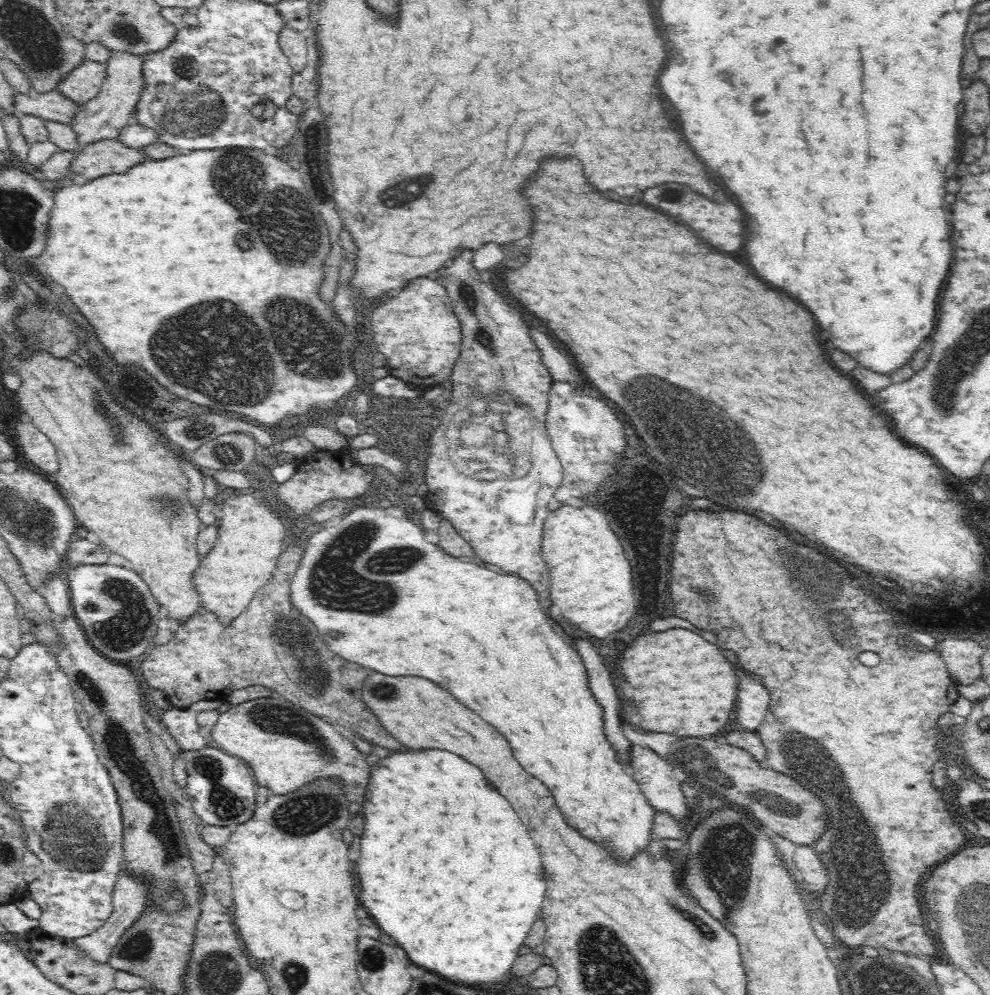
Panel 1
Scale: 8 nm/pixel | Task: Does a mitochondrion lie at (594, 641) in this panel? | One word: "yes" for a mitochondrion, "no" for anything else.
no

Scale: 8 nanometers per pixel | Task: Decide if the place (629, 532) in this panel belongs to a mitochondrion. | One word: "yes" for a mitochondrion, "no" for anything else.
no

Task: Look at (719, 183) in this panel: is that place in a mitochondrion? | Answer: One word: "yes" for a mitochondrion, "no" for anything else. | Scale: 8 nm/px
no

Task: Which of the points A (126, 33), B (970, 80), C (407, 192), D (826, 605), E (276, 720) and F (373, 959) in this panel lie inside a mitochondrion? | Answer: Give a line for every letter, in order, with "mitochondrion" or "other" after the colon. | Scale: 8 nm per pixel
A: mitochondrion
B: other
C: mitochondrion
D: mitochondrion
E: mitochondrion
F: mitochondrion

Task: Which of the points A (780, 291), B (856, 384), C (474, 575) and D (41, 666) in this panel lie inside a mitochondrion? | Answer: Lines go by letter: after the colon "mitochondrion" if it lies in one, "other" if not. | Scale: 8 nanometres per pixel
A: other
B: other
C: other
D: other

